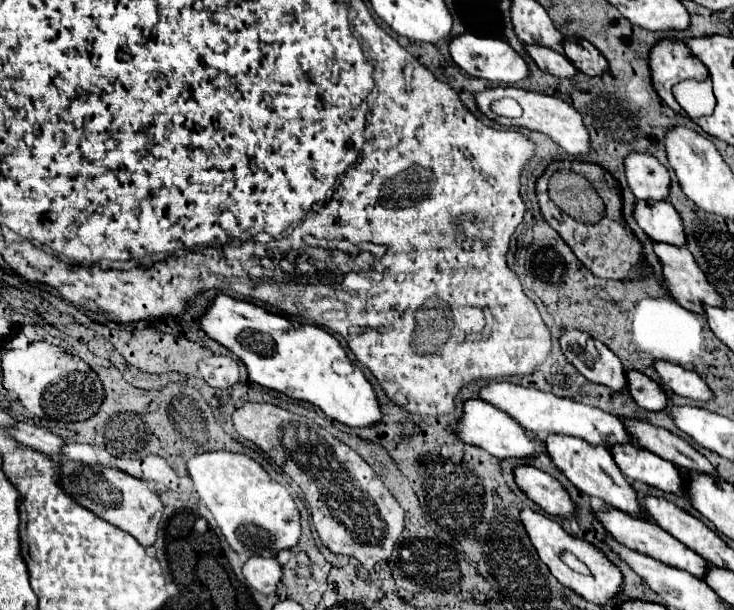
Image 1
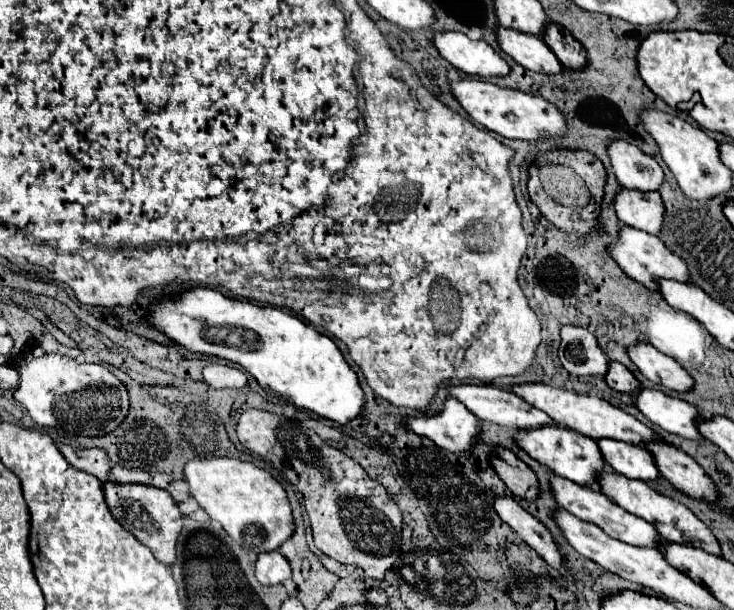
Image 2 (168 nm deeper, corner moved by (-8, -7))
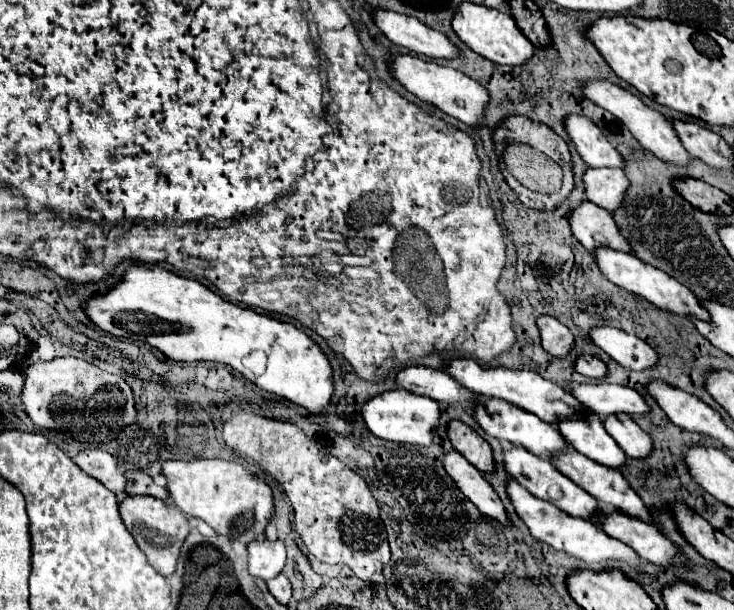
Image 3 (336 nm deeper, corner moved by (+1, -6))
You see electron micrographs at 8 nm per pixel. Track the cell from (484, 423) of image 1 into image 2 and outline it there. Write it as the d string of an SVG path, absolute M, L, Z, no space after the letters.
M448 397L434 415L404 419L404 427L420 437L432 439L440 449L450 453L470 451L472 439L480 435L478 419L452 397Z

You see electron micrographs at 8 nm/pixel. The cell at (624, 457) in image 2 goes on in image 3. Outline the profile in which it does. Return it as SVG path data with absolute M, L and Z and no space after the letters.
M597 414L579 416L575 420L565 420L559 424L559 432L567 442L587 458L609 466L609 468L623 468L627 464L625 452L617 446L617 442L607 434L603 422Z

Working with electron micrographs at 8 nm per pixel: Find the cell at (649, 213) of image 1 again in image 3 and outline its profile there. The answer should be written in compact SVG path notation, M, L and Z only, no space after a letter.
M589 168L583 176L587 200L613 212L619 210L629 190L629 180L623 170L593 170Z

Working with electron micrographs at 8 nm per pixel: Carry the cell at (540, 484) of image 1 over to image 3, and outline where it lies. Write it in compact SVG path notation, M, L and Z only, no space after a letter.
M453 420L449 422L449 438L453 448L463 454L479 472L495 472L495 462L493 462L493 450L491 446L467 424Z

